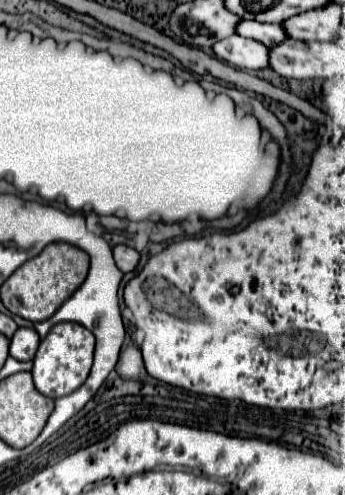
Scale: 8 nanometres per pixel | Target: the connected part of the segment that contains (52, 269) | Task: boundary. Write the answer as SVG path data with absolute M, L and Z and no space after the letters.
M65 242L49 244L39 256L25 262L21 268L17 268L17 272L9 276L9 280L5 280L5 284L1 286L3 306L11 314L17 314L25 320L43 322L51 318L65 300L71 298L71 294L87 278L87 272L89 272L89 256L83 250Z

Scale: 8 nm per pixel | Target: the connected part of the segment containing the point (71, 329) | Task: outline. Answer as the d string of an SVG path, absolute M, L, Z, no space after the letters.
M61 322L51 328L51 332L41 340L37 356L33 360L33 382L35 388L49 398L61 398L75 392L89 375L93 364L93 348L95 338L93 334L75 322Z

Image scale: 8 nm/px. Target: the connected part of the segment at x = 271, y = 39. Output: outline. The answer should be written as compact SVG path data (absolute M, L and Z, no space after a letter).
M241 20L235 32L239 36L259 40L261 44L267 44L267 46L275 46L287 38L279 24L265 24L265 22L253 22L253 20Z

